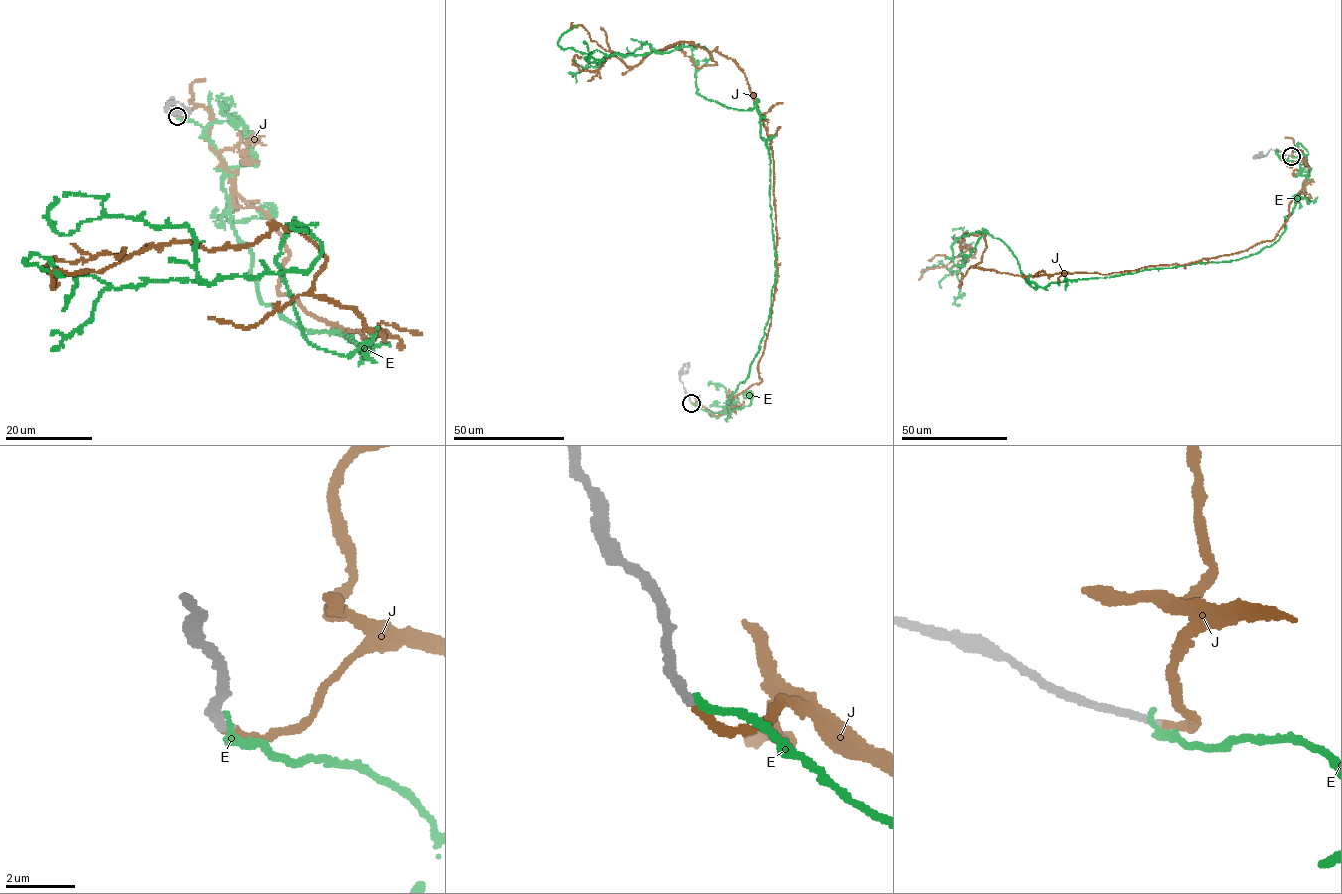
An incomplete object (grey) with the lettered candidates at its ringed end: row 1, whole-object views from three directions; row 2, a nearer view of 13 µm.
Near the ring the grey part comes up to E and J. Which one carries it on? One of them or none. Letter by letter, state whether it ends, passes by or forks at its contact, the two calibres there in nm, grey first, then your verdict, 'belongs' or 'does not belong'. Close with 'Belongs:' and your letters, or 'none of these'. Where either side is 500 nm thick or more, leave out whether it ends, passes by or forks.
E: it ends | 260/240 nm | does not belong
J: it ends | 260/240 nm | belongs
Belongs: J

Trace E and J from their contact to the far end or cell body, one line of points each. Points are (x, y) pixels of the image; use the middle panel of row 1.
E: (691, 402), (724, 413), (769, 315), (759, 111), (697, 92), (704, 47), (562, 49), (576, 25)
J: (691, 403), (719, 415), (761, 380), (771, 138), (731, 59), (665, 47), (628, 68), (571, 22)

